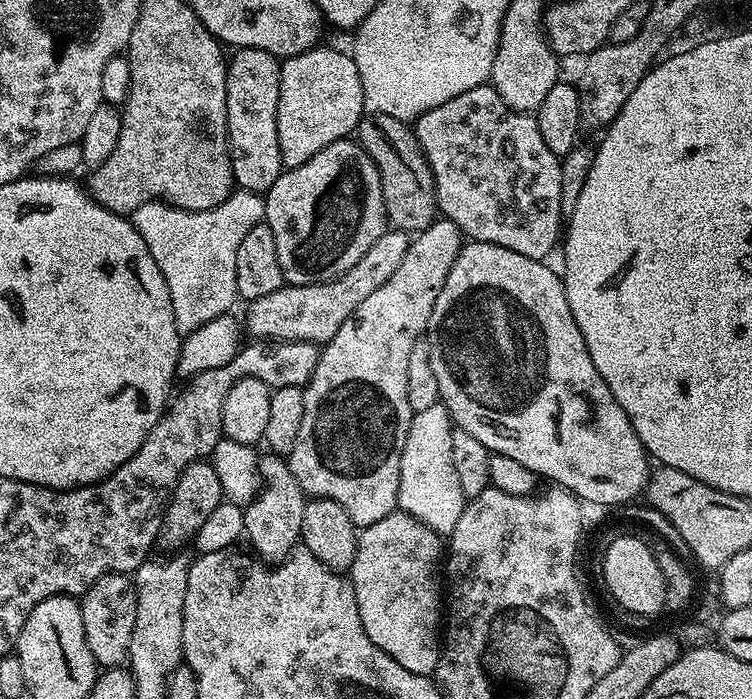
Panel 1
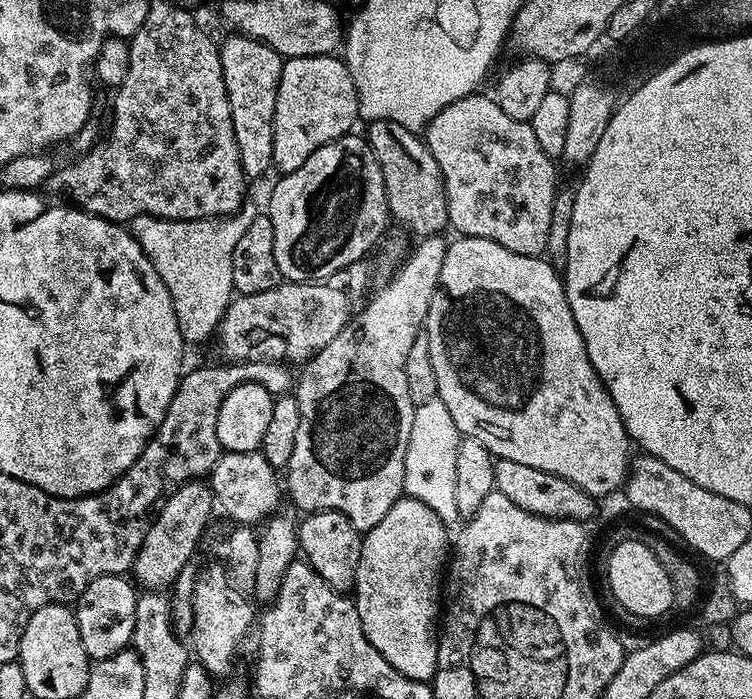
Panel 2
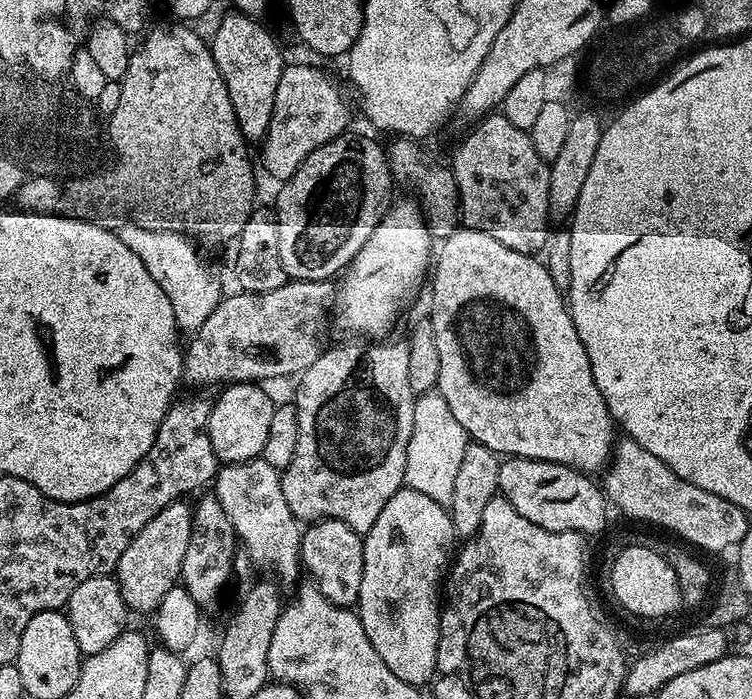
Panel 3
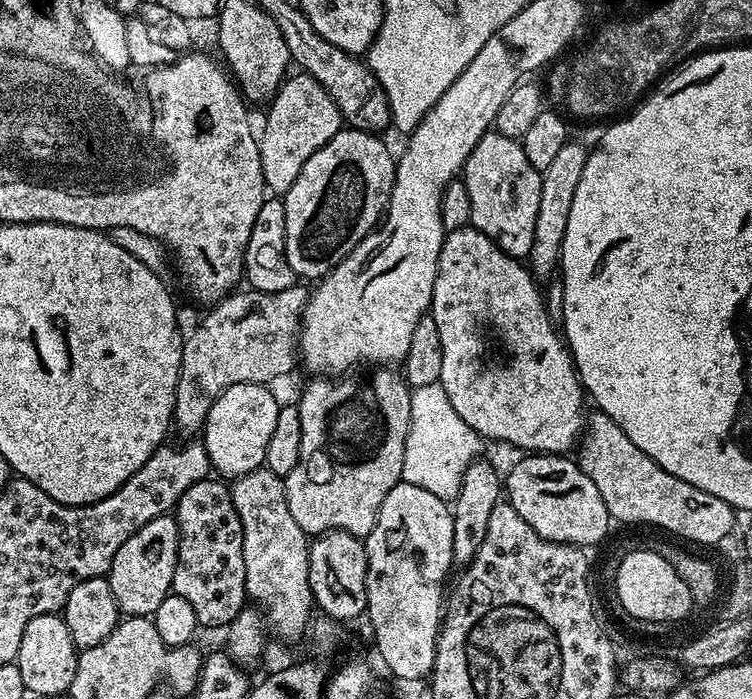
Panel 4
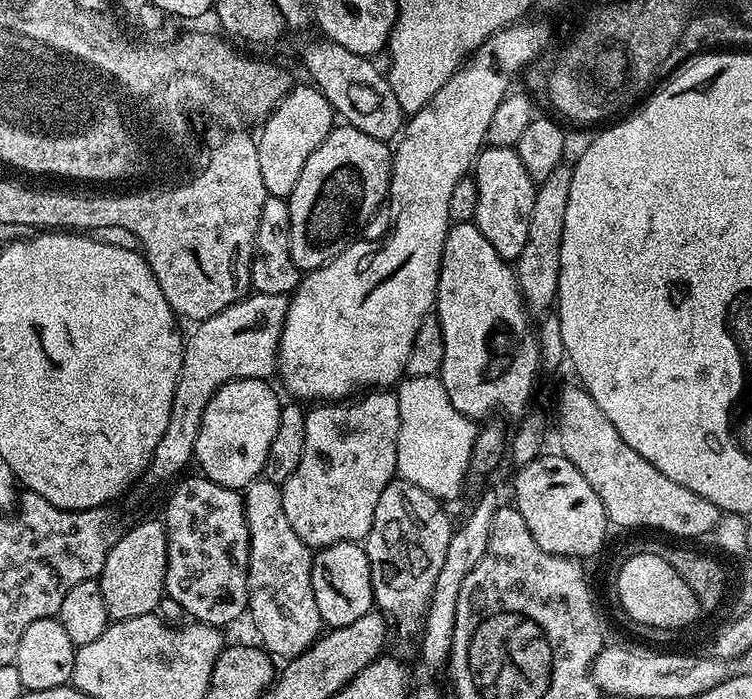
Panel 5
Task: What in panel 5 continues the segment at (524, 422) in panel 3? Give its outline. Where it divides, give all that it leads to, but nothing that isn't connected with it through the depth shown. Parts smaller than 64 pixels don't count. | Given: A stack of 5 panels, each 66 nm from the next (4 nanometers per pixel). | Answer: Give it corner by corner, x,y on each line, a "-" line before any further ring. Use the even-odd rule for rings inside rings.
456,222
448,229
440,259
434,315
442,326
442,342
446,342
446,354
442,354
438,375
454,410
468,416
473,422
487,421
491,417
488,415
499,408
508,416
523,417
528,412
526,410
532,400
532,391
536,388
536,379
542,376
540,348
533,325
528,325
530,313
520,293
513,265
501,258
498,250
486,242
486,238
482,238
475,223

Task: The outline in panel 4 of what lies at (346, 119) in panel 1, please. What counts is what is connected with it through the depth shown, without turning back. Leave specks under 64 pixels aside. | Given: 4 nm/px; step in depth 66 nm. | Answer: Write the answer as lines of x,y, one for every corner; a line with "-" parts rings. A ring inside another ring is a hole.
289,75
281,83
267,105
264,133
258,136
264,186
272,194
288,192
290,186
294,186
294,178
302,174
302,166
306,166
308,159
322,150
322,146
326,146
326,142
330,142
330,138
334,138
334,134
338,134
342,127
340,110
328,90
312,76
299,75

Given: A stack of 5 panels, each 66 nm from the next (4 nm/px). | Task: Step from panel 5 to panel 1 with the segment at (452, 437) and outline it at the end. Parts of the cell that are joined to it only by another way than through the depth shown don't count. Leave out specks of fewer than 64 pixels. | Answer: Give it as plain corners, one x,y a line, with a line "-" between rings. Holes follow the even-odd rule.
441,403
415,413
406,434
400,463
396,499
399,511
437,534
450,534
454,530
466,503
462,486
458,486
458,474
454,474
454,454
450,450
453,427
452,417

